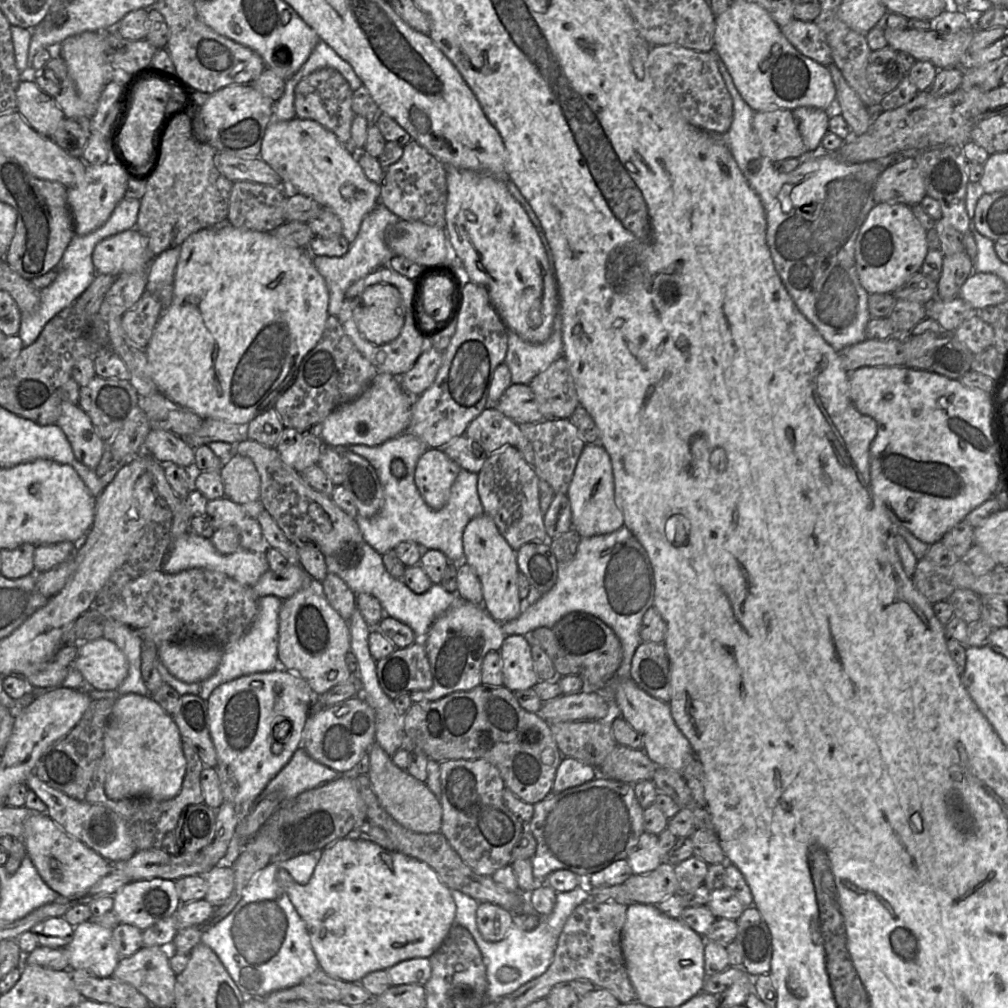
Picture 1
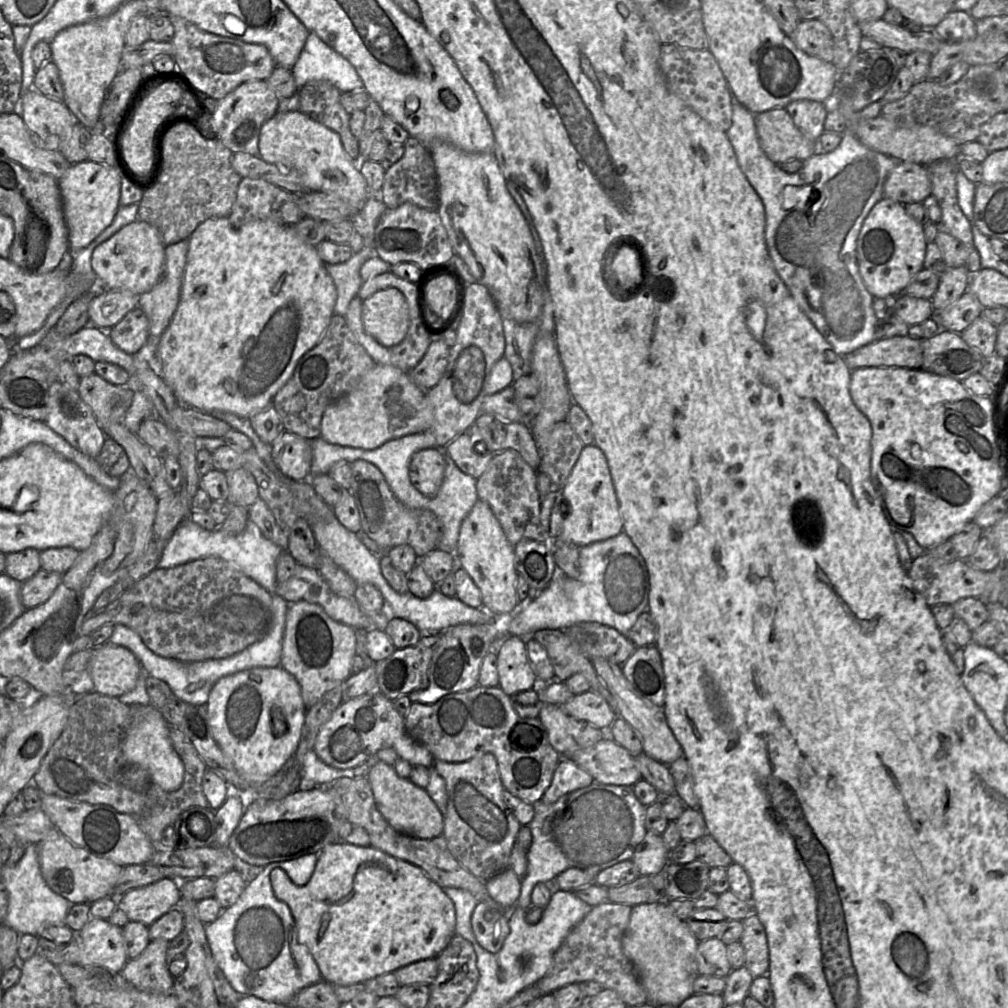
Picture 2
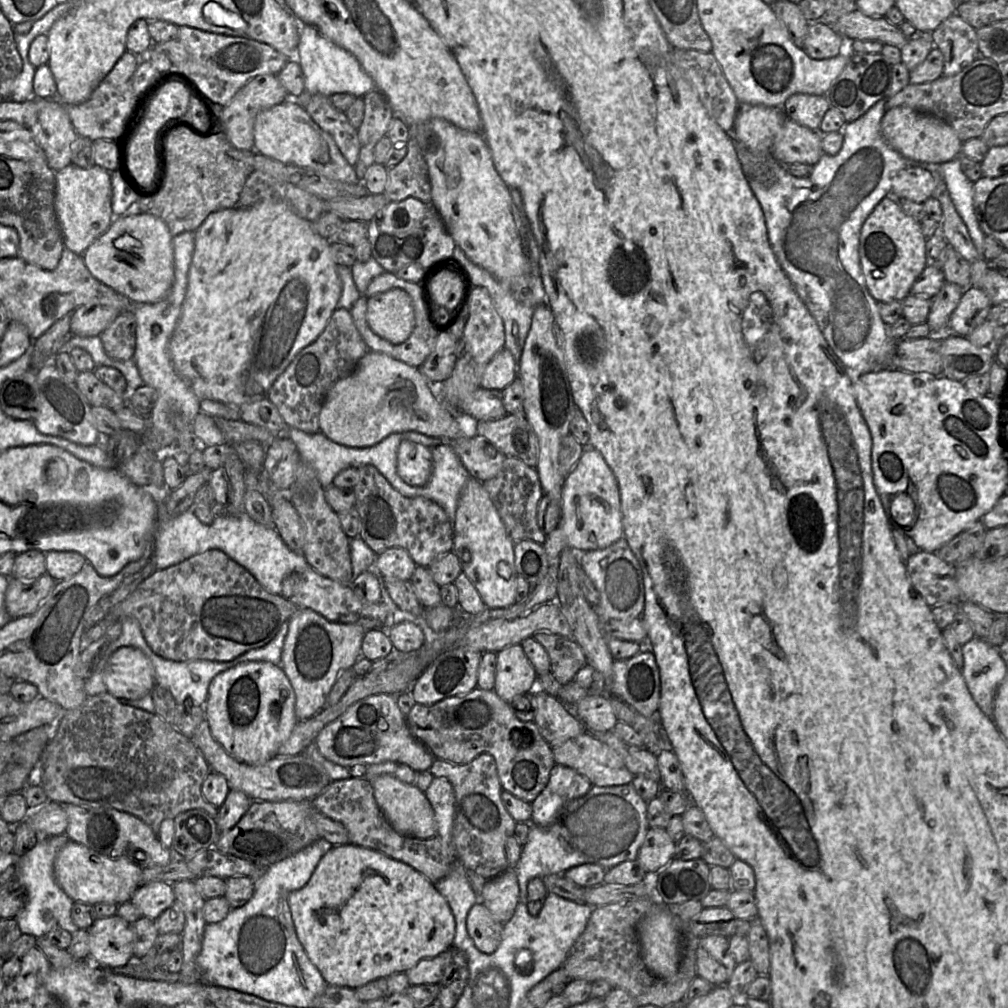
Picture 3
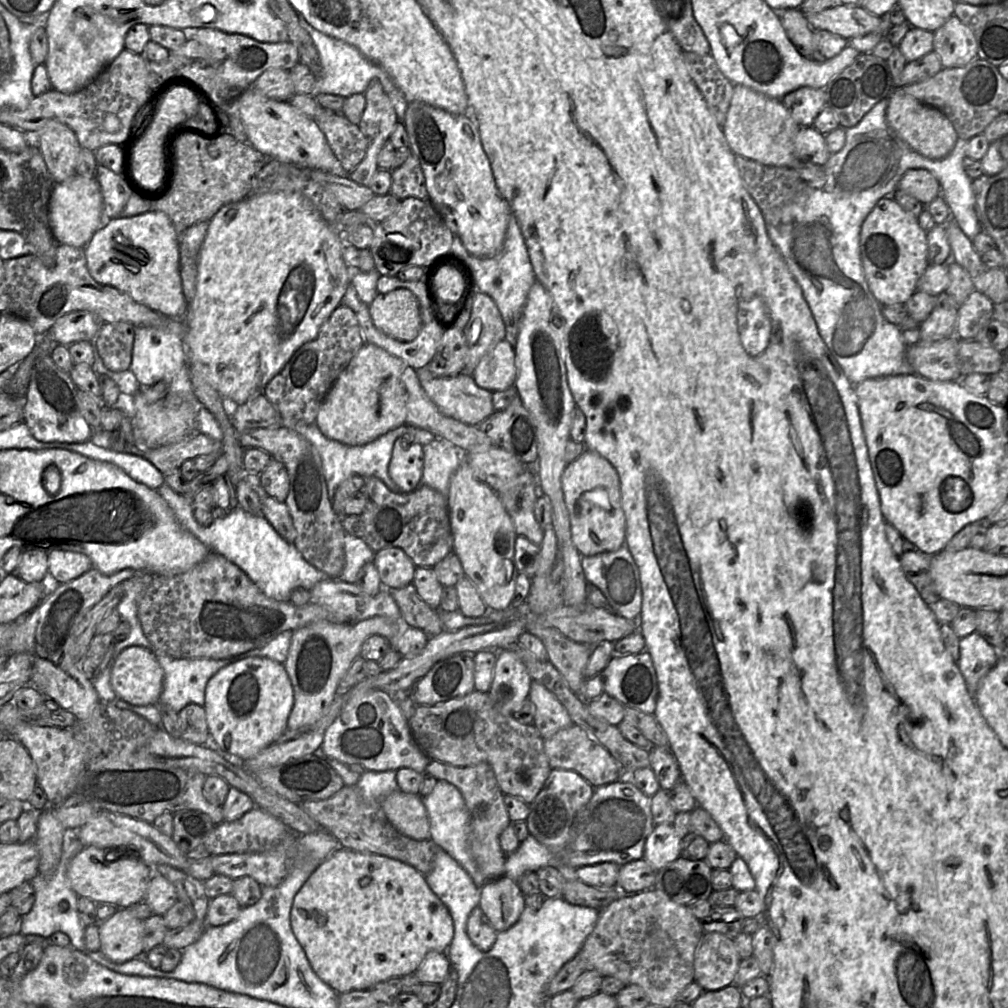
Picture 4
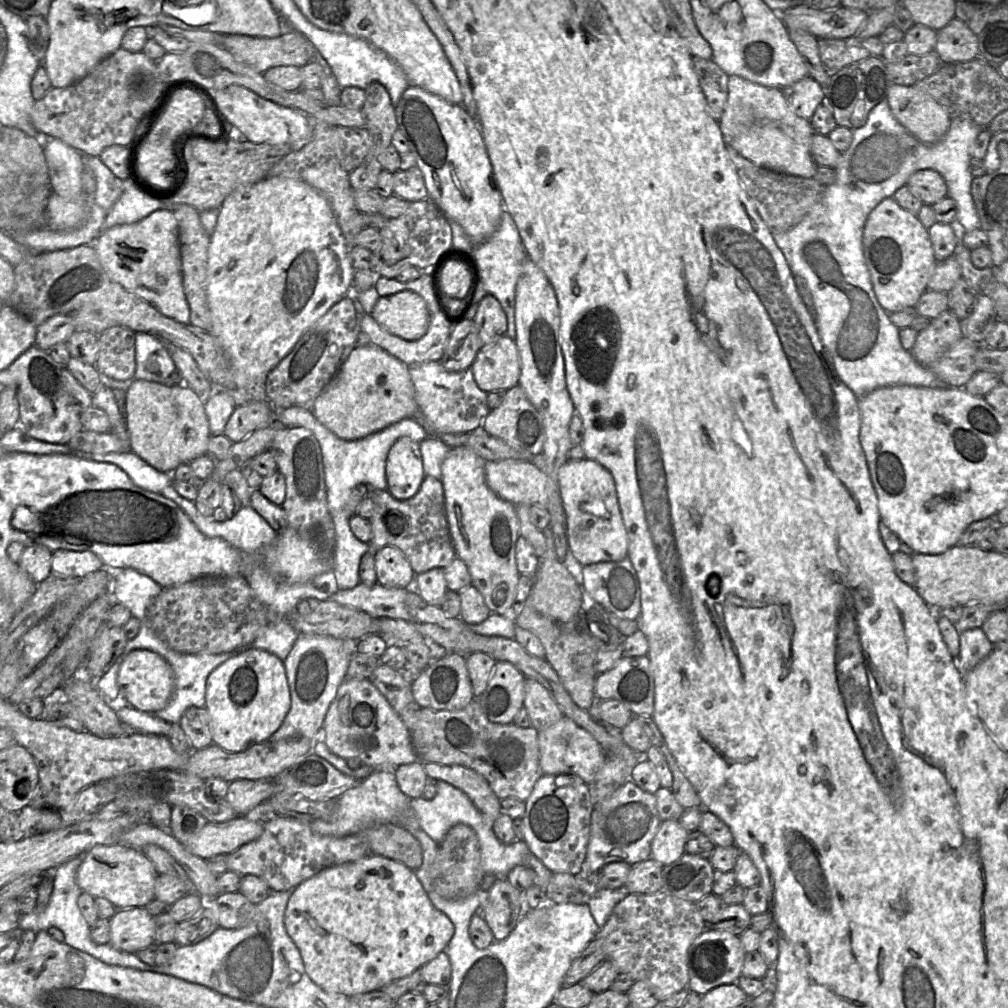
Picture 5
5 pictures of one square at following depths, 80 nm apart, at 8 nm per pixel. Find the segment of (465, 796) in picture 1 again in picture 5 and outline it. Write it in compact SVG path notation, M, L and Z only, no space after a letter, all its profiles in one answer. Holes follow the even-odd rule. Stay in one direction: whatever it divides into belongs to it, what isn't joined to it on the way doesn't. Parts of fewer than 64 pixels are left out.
M433 762L423 764L428 777L445 781L463 791L481 813L485 824L493 828L495 820L502 813L501 800L483 776L461 765L442 765Z

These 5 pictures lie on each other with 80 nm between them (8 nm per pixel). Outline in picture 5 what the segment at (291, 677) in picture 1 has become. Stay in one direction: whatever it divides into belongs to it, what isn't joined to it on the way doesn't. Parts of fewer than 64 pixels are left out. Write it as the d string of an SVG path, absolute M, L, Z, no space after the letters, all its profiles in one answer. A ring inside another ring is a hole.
M251 647L246 649L239 655L230 658L219 667L217 667L208 677L206 682L206 709L210 717L211 732L213 743L227 752L243 752L250 746L267 742L271 736L280 728L285 717L287 716L291 707L291 694L286 676L284 661L279 659L274 654Z

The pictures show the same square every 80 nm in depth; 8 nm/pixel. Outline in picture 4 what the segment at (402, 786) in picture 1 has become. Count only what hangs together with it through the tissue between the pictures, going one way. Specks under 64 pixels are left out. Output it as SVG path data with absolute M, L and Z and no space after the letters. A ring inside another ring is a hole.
M397 790L381 801L382 809L392 825L415 840L430 839L430 822L419 794Z

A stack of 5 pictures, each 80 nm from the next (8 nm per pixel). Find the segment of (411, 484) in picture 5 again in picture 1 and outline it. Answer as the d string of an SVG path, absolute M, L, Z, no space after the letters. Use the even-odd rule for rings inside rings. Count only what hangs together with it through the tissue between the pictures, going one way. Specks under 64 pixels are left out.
M428 448L419 457L414 481L431 509L440 510L446 505L460 469L440 448Z

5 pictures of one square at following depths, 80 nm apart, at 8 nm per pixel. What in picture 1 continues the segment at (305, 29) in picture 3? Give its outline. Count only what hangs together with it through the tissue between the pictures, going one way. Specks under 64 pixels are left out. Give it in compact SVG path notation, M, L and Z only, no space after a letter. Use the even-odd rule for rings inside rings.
M321 39L311 52L307 61L294 75L286 80L286 84L292 84L292 90L295 90L296 85L304 77L316 70L326 67L337 70L348 82L352 91L362 86L362 81L358 78L351 65Z

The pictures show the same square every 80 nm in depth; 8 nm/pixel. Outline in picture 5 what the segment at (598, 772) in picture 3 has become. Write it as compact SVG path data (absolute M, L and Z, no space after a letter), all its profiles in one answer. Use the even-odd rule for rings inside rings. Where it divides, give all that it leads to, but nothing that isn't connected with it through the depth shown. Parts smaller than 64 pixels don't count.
M567 716L538 731L538 745L543 775L574 774L586 784L593 784L606 759L606 754L596 739Z

